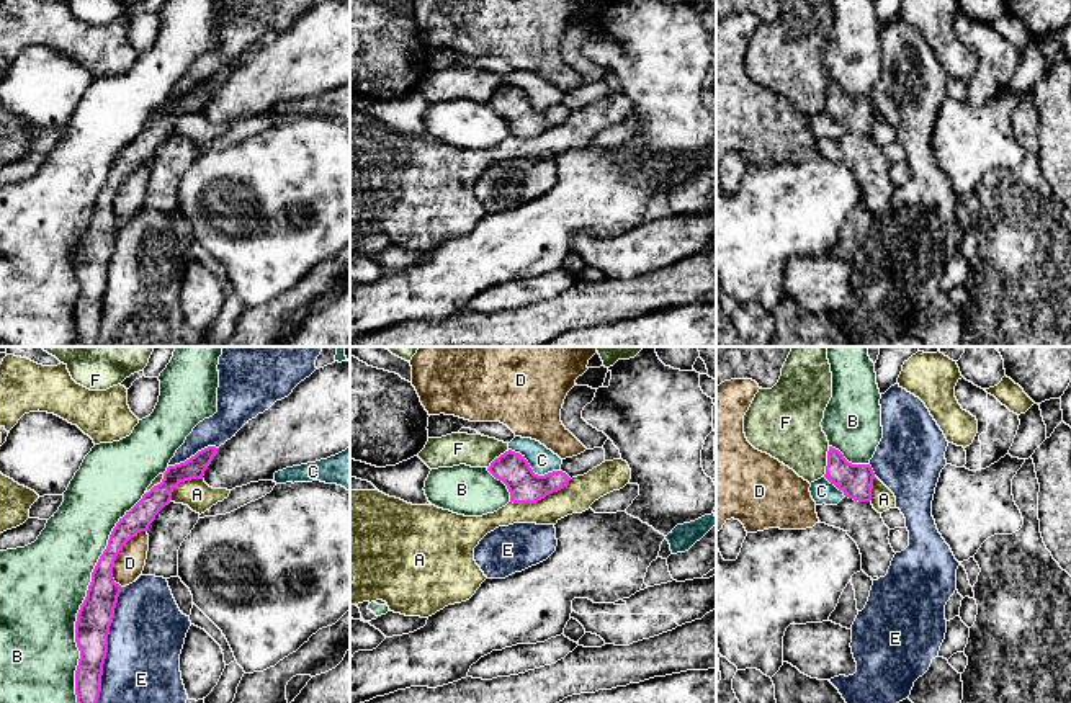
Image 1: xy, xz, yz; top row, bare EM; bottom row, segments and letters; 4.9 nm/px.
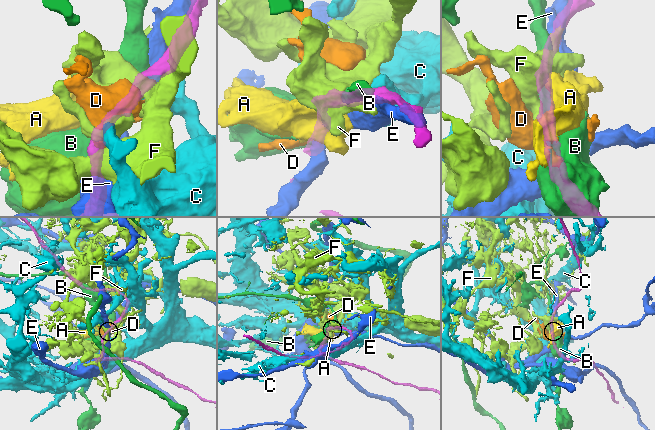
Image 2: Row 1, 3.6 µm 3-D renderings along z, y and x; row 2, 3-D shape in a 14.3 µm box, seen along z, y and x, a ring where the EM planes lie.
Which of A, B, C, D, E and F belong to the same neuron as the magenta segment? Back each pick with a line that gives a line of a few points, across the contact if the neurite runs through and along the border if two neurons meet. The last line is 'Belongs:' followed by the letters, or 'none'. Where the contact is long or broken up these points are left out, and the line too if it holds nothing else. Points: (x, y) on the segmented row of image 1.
Belongs: none

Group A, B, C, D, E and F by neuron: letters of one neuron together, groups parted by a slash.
A / B / C / D / E / F

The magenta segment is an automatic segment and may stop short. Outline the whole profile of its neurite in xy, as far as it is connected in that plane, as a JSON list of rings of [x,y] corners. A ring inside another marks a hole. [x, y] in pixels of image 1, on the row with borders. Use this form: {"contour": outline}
{"contour": [[[208,446],[185,463],[168,466],[160,484],[154,486],[113,528],[108,546],[100,556],[87,597],[75,621],[75,643],[80,651],[75,670],[77,703],[98,703],[108,634],[121,585],[113,579],[116,556],[141,531],[147,531],[155,515],[170,504],[173,489],[185,481],[203,479],[219,448]]]}

